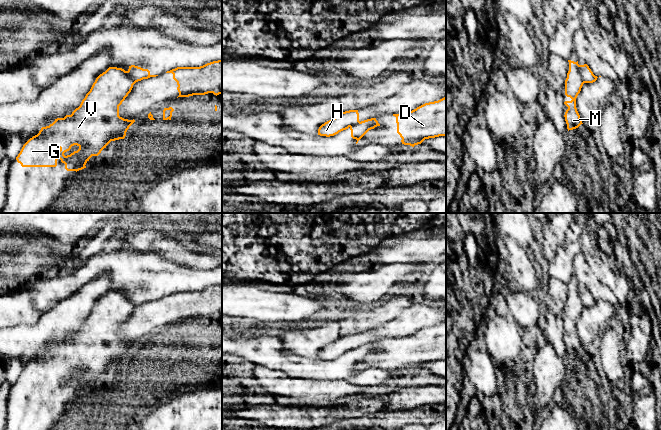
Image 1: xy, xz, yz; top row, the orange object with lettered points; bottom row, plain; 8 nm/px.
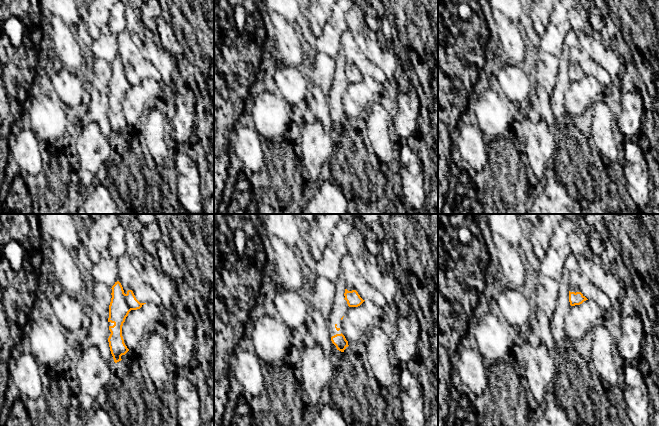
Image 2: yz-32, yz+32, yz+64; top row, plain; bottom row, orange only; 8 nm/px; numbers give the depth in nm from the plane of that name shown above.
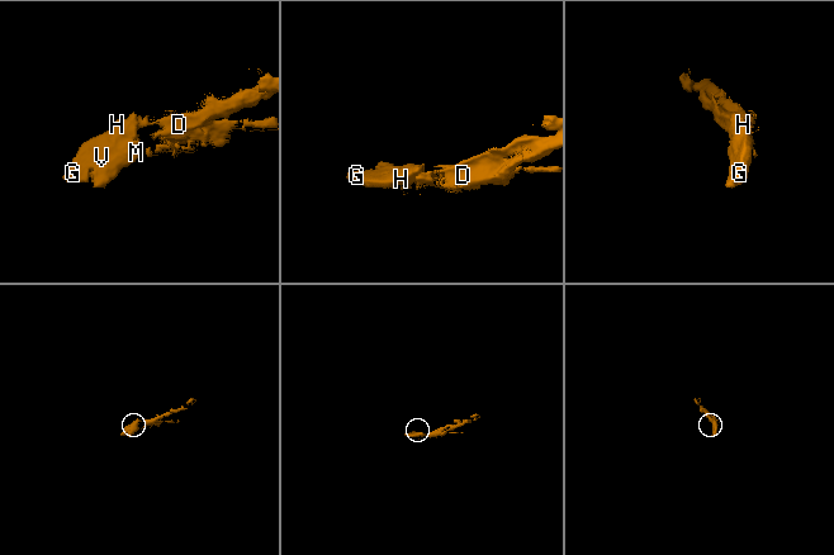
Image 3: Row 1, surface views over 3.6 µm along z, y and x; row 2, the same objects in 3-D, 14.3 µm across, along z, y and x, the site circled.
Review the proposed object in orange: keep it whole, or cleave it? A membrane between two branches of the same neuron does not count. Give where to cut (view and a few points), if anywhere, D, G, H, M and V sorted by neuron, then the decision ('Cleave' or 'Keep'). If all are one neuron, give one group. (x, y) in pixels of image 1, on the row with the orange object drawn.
Split along yz (578, 65), (578, 71), (583, 83). Groups: D / G H M V. Cleave

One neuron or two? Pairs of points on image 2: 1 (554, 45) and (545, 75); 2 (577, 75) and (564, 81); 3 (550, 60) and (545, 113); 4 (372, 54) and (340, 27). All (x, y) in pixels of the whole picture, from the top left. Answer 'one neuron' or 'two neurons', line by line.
1: two neurons
2: two neurons
3: one neuron
4: two neurons

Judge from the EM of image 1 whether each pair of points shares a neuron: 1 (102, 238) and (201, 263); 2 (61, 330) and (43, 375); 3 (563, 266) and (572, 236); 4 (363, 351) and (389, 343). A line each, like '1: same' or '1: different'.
1: different
2: different
3: same
4: same

